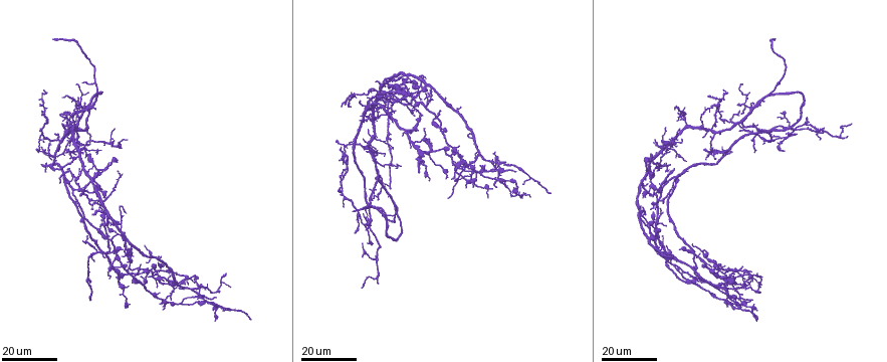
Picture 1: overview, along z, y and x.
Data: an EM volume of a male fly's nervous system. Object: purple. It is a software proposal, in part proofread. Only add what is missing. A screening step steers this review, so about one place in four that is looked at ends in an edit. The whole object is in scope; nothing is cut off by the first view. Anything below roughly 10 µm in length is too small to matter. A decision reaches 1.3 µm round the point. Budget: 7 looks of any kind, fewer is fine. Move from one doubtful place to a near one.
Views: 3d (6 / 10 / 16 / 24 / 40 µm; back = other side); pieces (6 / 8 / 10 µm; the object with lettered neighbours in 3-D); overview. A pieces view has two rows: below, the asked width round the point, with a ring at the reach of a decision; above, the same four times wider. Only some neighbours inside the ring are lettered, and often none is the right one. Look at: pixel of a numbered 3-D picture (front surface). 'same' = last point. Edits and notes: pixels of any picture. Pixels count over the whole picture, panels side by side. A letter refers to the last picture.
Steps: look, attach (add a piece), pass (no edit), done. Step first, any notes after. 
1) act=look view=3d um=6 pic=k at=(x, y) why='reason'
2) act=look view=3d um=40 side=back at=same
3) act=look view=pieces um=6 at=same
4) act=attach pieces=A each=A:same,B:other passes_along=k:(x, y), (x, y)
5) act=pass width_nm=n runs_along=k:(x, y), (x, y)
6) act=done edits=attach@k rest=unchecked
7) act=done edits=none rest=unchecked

act=look view=3d um=24 pic=1 at=(516, 171) why='branch stops here'

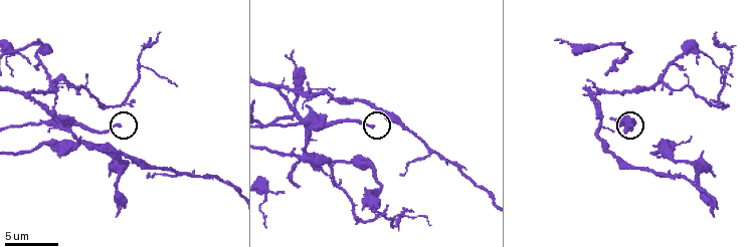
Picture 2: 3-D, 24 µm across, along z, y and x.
act=look view=pieces um=10 pic=2 at=(373, 125) why='see the neighbours'

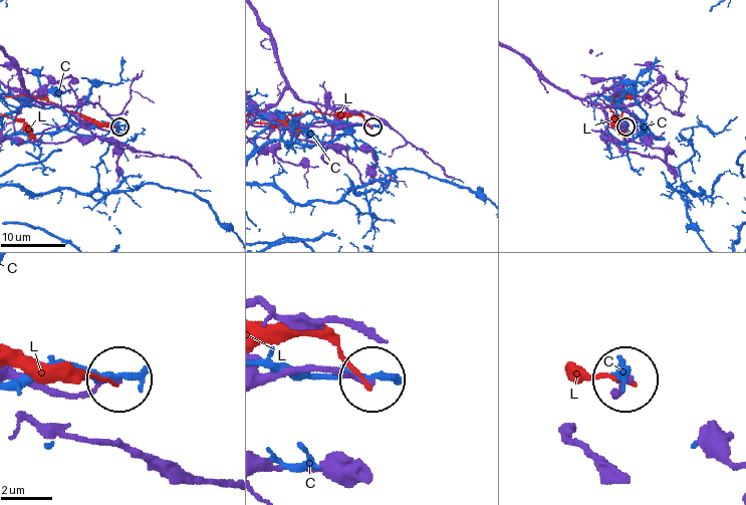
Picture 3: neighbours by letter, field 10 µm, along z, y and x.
act=pass each=C:other,L:other found='no lettered piece goes on from it'

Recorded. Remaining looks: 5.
act=look view=3d um=16 pic=1 at=(420, 173) why='an open end'

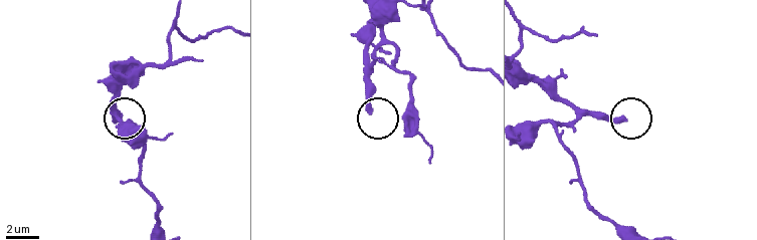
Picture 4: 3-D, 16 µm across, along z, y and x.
act=look view=pieces um=6 pic=4 at=(622, 120)

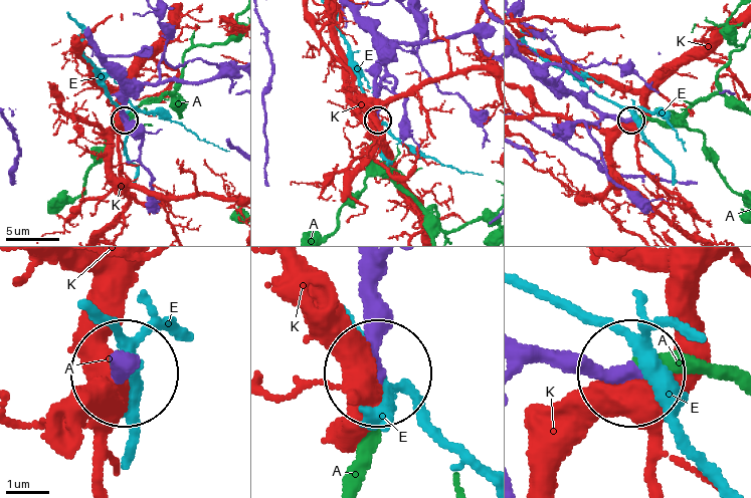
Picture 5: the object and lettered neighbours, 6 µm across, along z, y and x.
act=attach pieces=A each=A:same,E:other,K:other passes_along=5:(526, 347), (609, 369), (739, 380) found='it goes on there'

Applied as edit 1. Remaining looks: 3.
act=look view=3d um=16 pic=1 at=(354, 210)

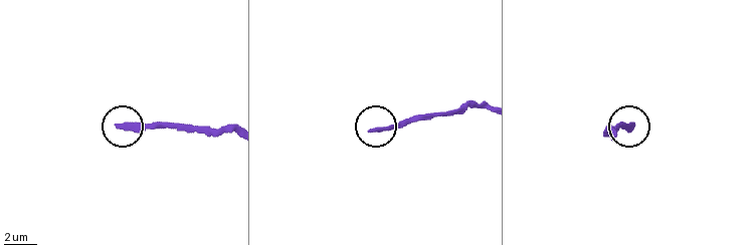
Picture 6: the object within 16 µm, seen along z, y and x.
act=look view=pieces um=6 pic=6 at=(373, 129)

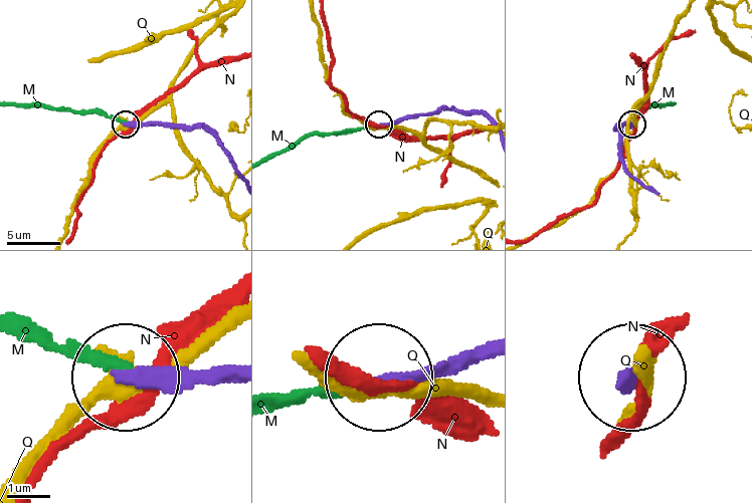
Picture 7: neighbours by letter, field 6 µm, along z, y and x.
act=attach pieces=M each=M:same,N:other,Q:other passes_along=7:(231, 386), (145, 386), (113, 363), (15, 338) found='it goes on there'

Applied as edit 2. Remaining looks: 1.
act=done edits=attach@5,attach@7 rest=unchecked

